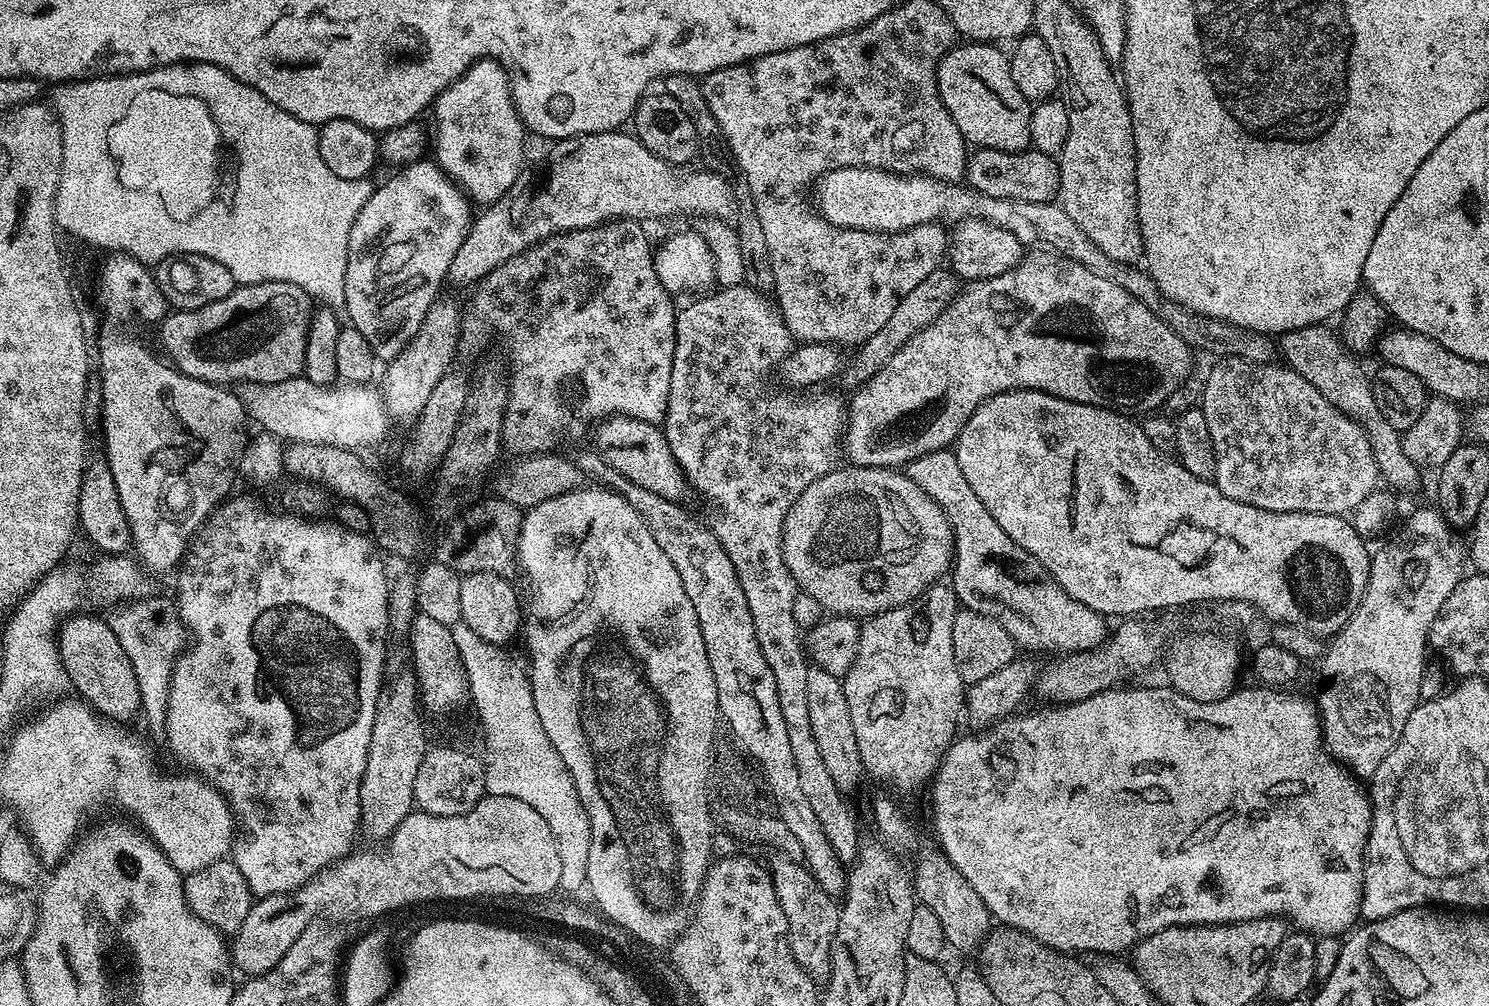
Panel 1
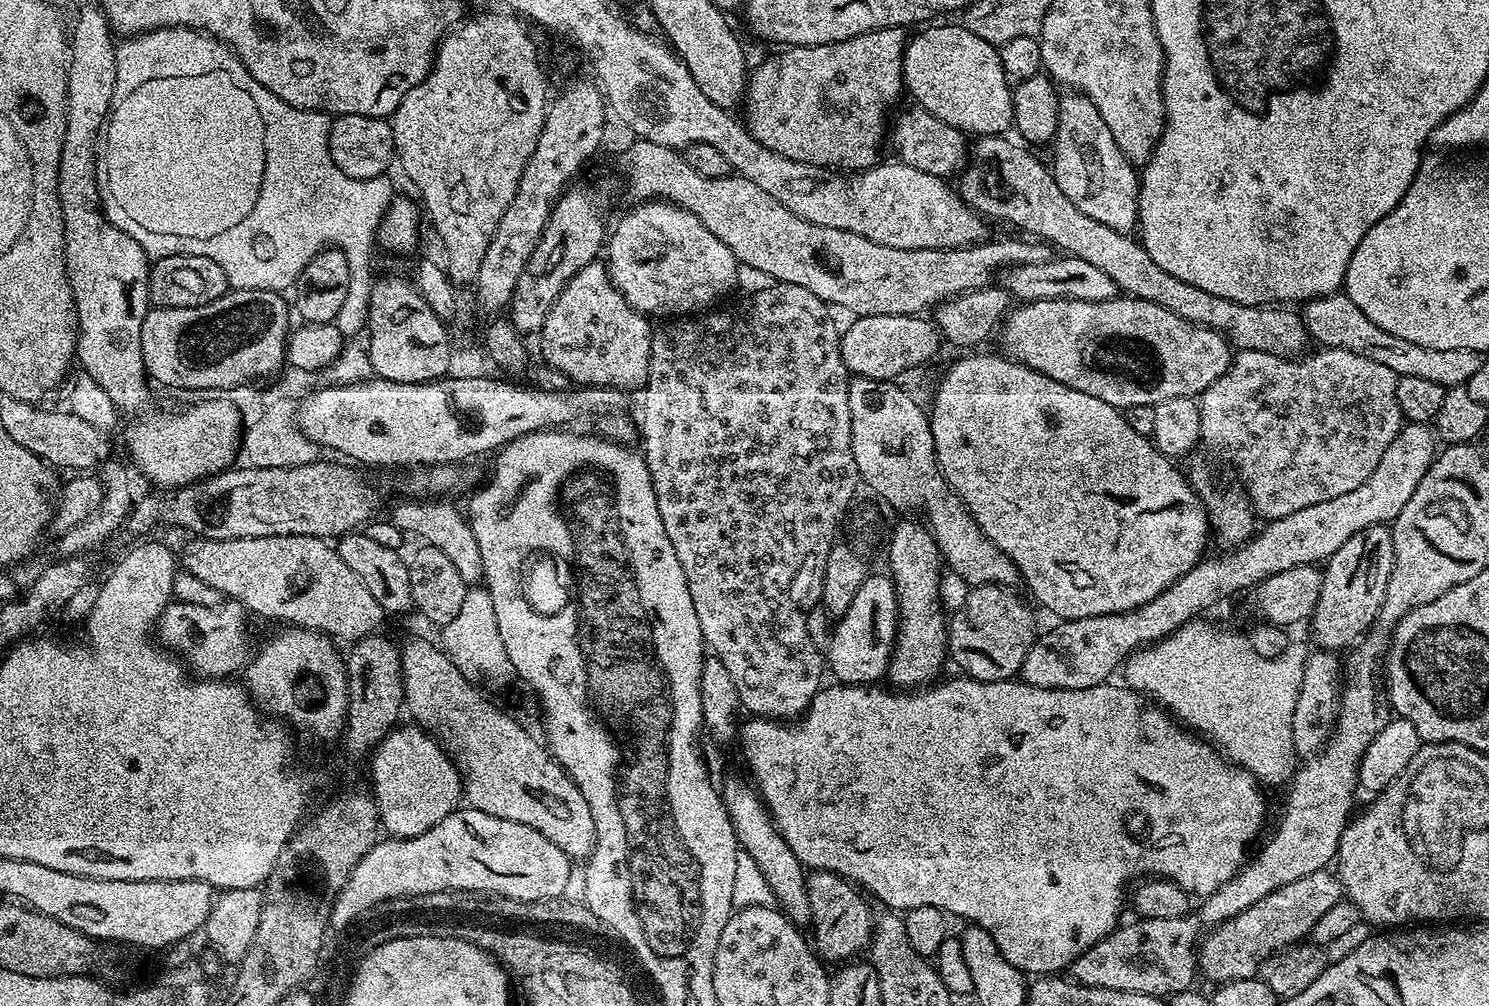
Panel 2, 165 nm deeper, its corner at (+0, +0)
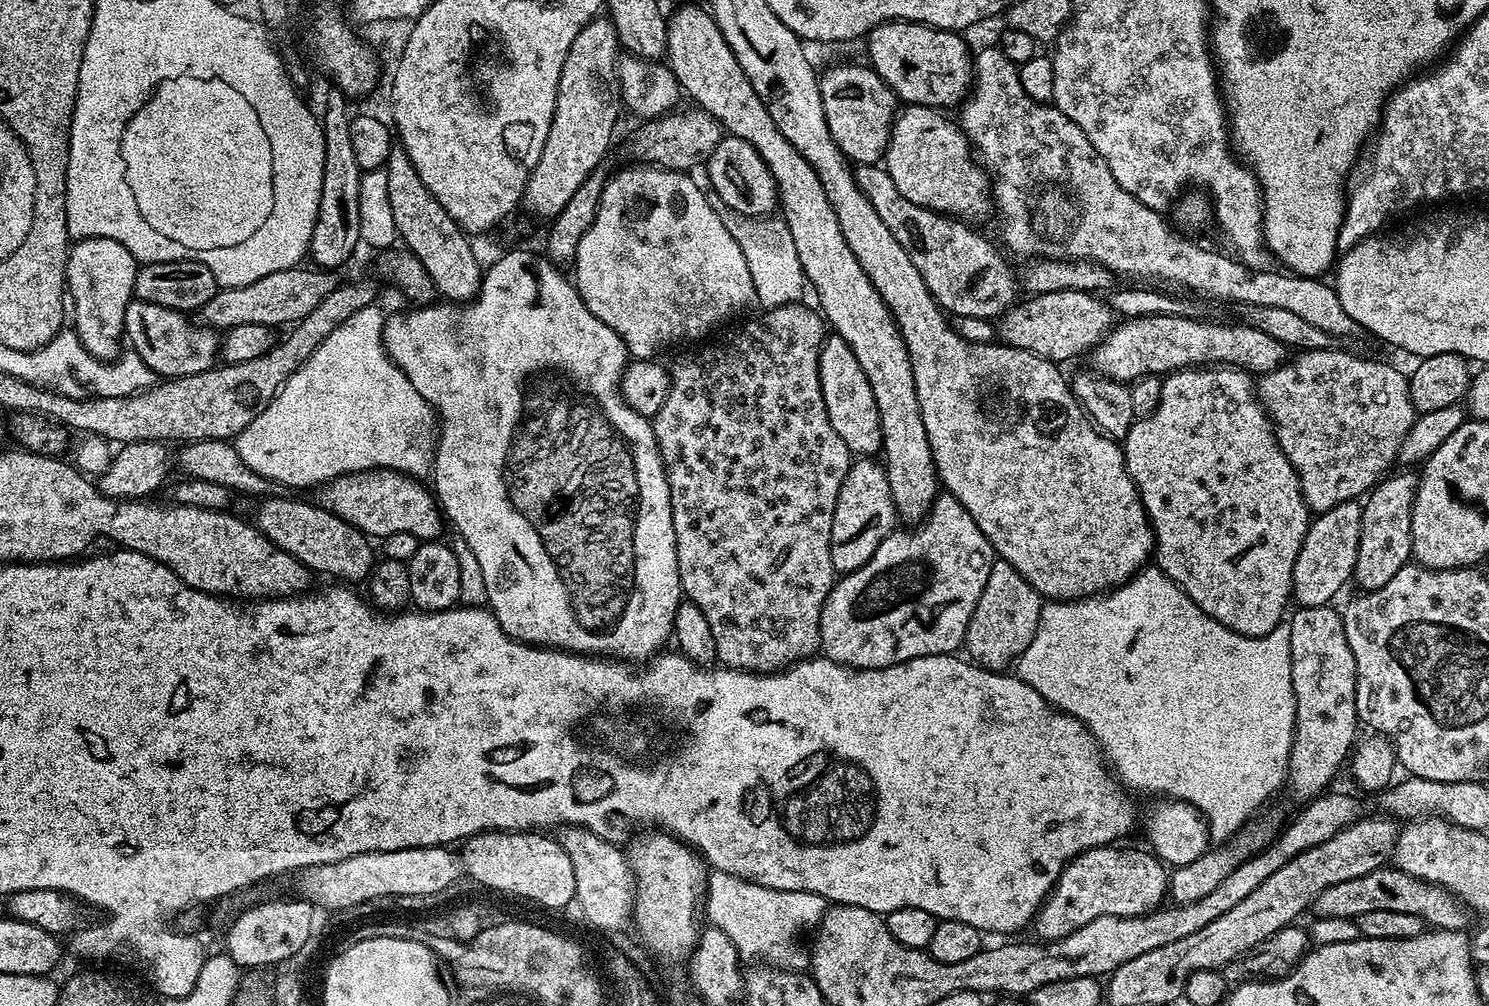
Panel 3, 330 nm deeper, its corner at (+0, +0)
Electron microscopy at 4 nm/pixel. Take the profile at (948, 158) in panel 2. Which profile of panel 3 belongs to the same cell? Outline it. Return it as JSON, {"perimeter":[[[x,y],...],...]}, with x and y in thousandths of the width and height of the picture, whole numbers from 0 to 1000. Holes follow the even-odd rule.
{"perimeter":[[[561,64],[549,76],[552,113],[555,113],[557,137],[560,137],[563,149],[565,149],[567,156],[575,165],[593,160],[599,132],[599,120],[603,110],[602,92],[585,66],[578,64]]]}

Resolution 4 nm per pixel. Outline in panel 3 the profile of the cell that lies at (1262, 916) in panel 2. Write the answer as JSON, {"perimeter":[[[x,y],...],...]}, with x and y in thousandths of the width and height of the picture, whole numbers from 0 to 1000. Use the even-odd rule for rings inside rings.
{"perimeter":[[[930,861],[915,869],[915,873],[907,873],[893,881],[885,889],[882,900],[884,912],[890,915],[907,915],[920,905],[937,905],[939,909],[950,909],[956,915],[957,919],[964,924],[983,926],[985,923],[987,904],[976,887],[972,887],[968,881],[950,873],[937,861]]]}

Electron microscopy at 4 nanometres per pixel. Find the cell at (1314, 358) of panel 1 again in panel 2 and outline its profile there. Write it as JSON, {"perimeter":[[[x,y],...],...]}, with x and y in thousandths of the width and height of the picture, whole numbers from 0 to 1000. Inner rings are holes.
{"perimeter":[[[674,133],[657,136],[655,140],[655,148],[652,148],[651,162],[644,172],[644,193],[655,211],[664,220],[680,223],[688,230],[686,232],[692,233],[704,244],[710,243],[713,251],[727,256],[727,260],[732,260],[732,264],[737,264],[737,268],[745,272],[754,293],[775,300],[791,312],[791,316],[798,322],[806,322],[815,328],[821,332],[828,347],[848,348],[848,352],[866,356],[872,355],[878,347],[876,345],[880,342],[880,335],[872,309],[867,310],[865,304],[826,300],[826,296],[810,292],[810,288],[805,288],[805,284],[799,284],[799,280],[783,272],[783,268],[770,252],[765,238],[745,229],[745,225],[740,225],[740,221],[735,221],[735,217],[729,217],[729,213],[711,189],[711,181],[707,176],[704,164],[702,160],[700,163],[694,152],[690,151],[693,149],[677,137]]]}

